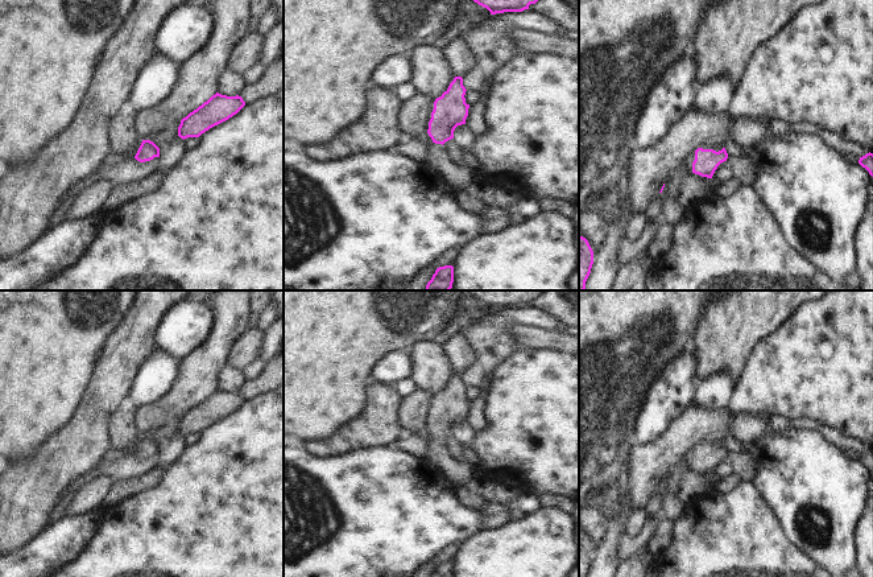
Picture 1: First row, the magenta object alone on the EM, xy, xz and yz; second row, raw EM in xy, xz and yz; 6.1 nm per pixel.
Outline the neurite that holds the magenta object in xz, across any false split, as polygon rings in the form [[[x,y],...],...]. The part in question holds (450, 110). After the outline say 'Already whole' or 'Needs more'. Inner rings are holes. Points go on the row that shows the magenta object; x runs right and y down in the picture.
[[[455,77],[448,88],[435,99],[427,129],[433,144],[425,161],[456,189],[463,189],[475,178],[473,169],[456,162],[443,145],[454,139],[458,125],[466,124],[469,108],[464,98],[466,91],[463,78]]]. Needs more.

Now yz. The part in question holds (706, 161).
[[[698,148],[695,151],[695,160],[692,162],[692,173],[712,178],[717,166],[724,161],[728,161],[732,165],[733,176],[737,177],[742,185],[753,185],[754,162],[752,153],[742,156],[729,156],[725,148],[719,152],[713,149]]]. Needs more.

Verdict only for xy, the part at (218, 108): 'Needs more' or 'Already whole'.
Already whole.

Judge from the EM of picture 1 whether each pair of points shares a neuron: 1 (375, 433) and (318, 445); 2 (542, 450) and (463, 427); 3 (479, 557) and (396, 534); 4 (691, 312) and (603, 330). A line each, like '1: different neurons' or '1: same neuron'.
1: same neuron
2: different neurons
3: different neurons
4: same neuron

